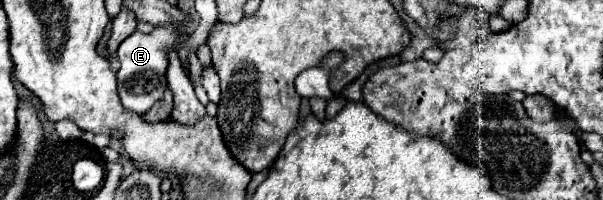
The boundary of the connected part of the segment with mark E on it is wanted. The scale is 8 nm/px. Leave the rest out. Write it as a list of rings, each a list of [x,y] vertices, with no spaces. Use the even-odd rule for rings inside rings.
[[[164,24],[164,26],[156,26],[156,30],[152,34],[142,34],[142,32],[134,32],[132,36],[128,36],[120,48],[118,48],[118,60],[120,60],[120,70],[118,70],[118,96],[122,100],[122,106],[130,112],[136,114],[144,114],[152,108],[152,104],[156,104],[156,100],[160,100],[160,96],[166,90],[166,56],[164,56],[164,48],[174,48],[176,46],[176,38],[180,34]],[[156,90],[156,96],[150,96]]]

